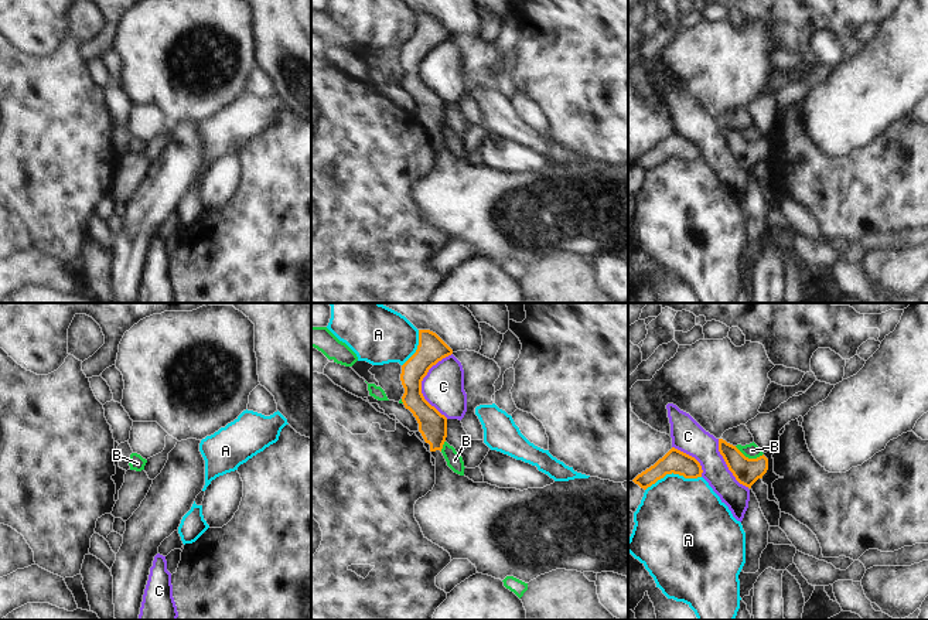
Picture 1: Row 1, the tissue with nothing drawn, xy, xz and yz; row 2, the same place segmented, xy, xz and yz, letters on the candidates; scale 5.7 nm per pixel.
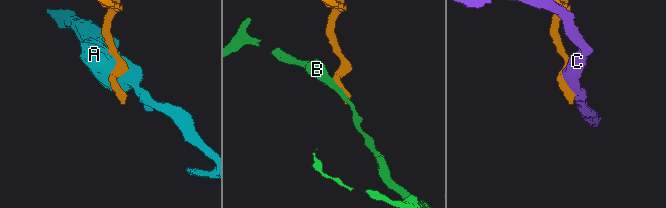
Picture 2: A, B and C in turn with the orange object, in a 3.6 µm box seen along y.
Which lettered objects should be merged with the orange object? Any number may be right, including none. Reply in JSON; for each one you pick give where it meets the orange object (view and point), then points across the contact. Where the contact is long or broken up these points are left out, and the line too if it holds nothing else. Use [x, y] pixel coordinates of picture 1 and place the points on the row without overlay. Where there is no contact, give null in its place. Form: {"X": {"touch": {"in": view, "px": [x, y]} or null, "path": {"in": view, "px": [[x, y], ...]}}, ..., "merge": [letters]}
{"merge": []}

